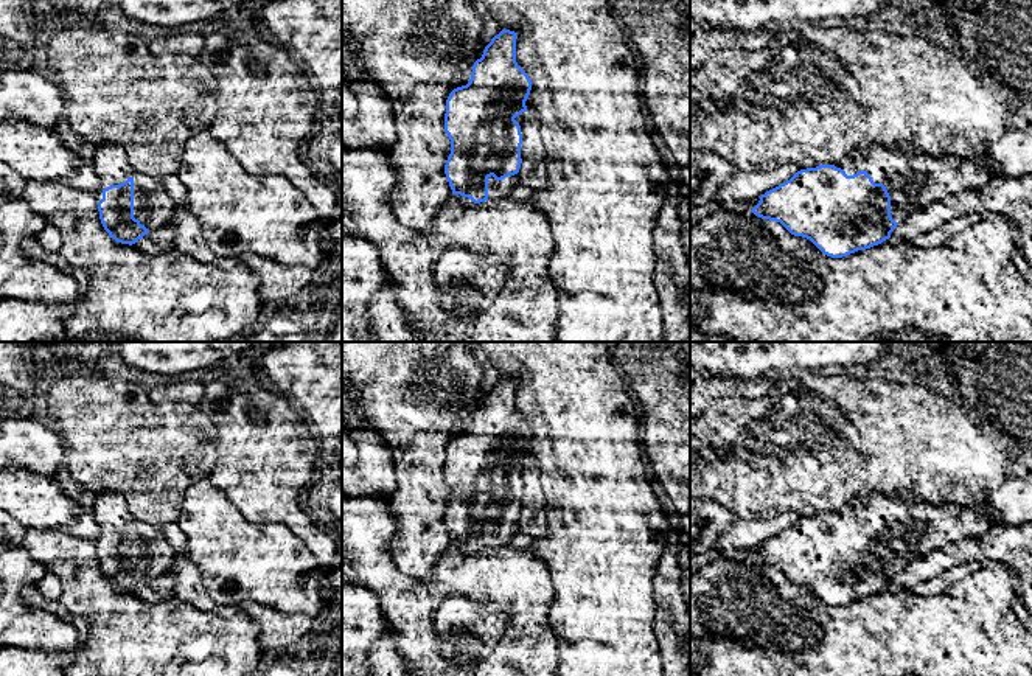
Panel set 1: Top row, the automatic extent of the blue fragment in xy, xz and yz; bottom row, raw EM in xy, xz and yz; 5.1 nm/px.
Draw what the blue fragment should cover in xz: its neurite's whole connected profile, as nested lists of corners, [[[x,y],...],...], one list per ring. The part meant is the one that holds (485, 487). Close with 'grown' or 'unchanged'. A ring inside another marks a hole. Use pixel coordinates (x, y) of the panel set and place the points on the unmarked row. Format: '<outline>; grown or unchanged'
[[[510,378],[494,384],[474,410],[469,430],[454,437],[446,448],[445,480],[451,488],[451,502],[445,522],[452,545],[466,555],[500,549],[521,531],[518,521],[522,511],[522,482],[514,466],[527,458],[532,427],[516,410],[516,387],[516,381]]]; grown

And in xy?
[[[98,493],[90,513],[99,528],[93,542],[101,572],[117,591],[132,594],[176,566],[162,528],[134,517],[121,494]]]; grown

